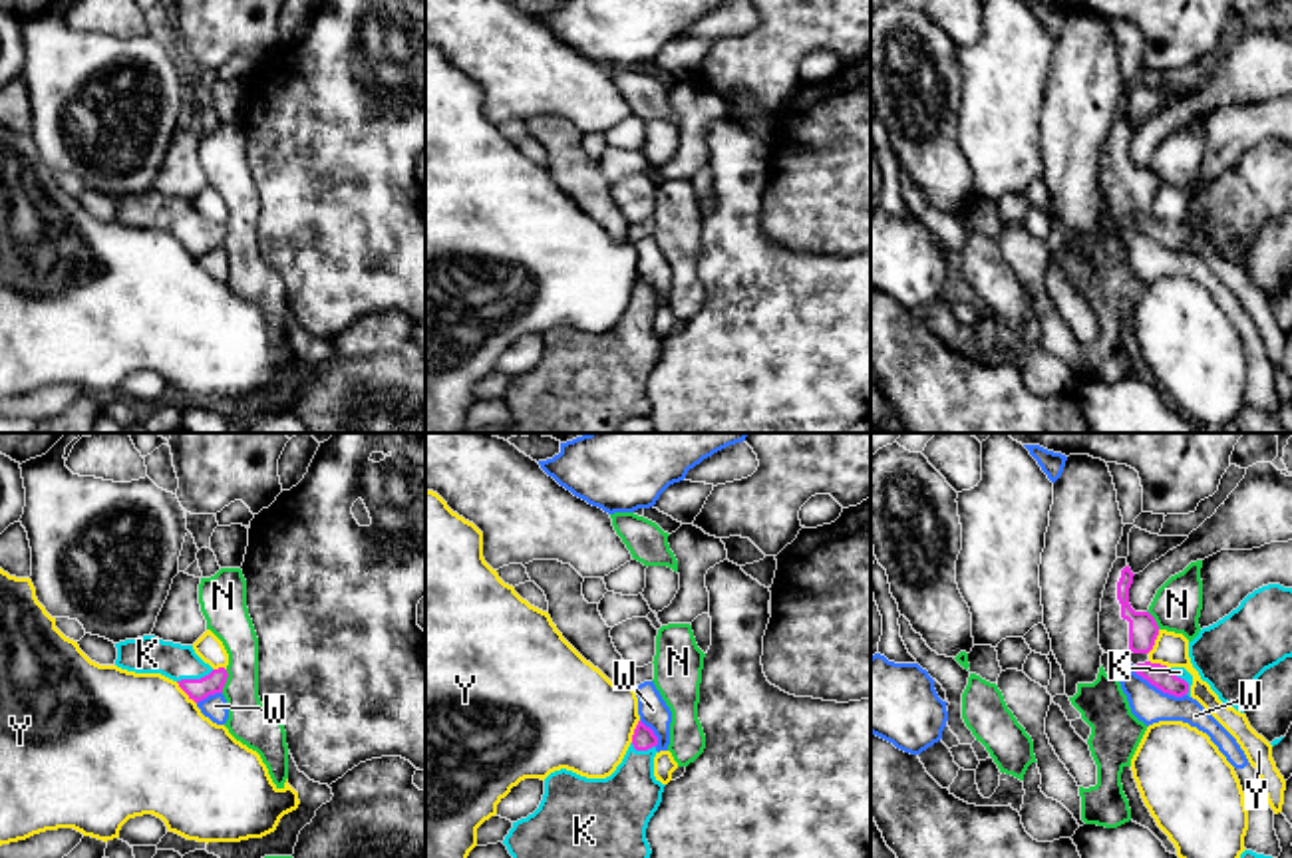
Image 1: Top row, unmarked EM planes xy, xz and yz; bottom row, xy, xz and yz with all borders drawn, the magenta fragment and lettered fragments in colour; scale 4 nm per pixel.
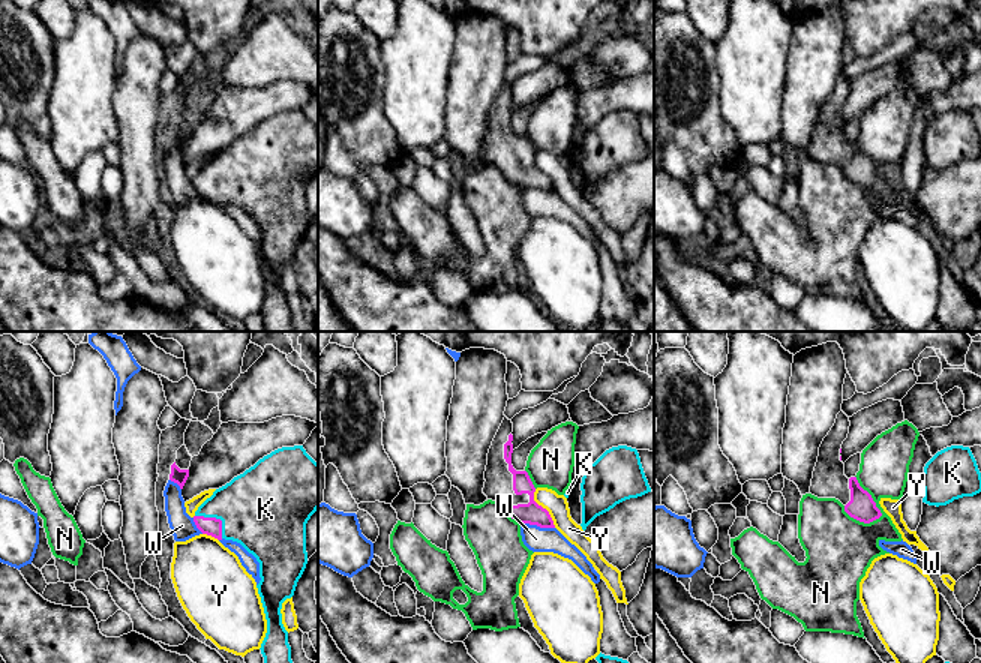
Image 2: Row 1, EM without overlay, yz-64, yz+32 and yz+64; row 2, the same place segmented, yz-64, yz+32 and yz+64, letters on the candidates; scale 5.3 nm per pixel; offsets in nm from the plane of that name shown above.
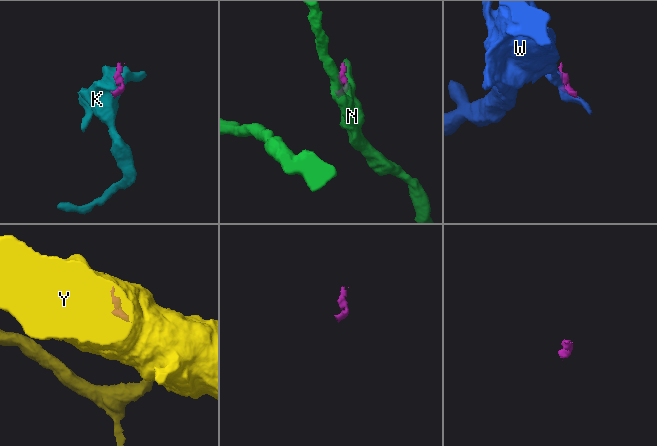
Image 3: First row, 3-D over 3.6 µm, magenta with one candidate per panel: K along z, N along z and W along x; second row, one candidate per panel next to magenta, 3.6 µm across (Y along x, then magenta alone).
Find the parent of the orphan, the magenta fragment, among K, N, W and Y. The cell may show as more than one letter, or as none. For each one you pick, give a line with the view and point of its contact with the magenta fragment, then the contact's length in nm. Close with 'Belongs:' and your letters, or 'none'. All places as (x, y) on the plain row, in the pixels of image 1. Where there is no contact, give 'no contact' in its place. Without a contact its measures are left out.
K: xy (195, 235) | 160 nm
Belongs: K

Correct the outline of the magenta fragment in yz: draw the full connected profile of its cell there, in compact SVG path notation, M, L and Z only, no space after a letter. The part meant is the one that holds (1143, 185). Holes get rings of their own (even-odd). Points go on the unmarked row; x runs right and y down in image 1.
M1117 113L1109 127L1099 167L1099 201L1119 224L1125 218L1163 248L1191 252L1193 230L1185 222L1149 216L1159 181L1149 167L1135 167L1129 159L1133 127L1127 113Z

